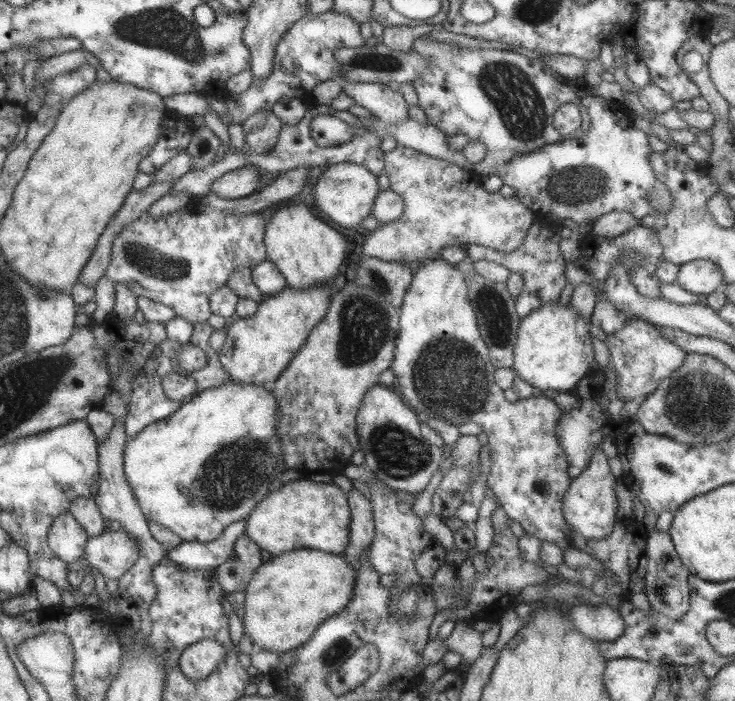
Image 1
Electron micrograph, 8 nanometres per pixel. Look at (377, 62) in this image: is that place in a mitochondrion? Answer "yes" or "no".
yes

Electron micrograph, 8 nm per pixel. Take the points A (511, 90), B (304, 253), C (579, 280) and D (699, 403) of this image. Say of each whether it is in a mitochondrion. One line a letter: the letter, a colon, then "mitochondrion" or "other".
A: mitochondrion
B: other
C: other
D: mitochondrion

